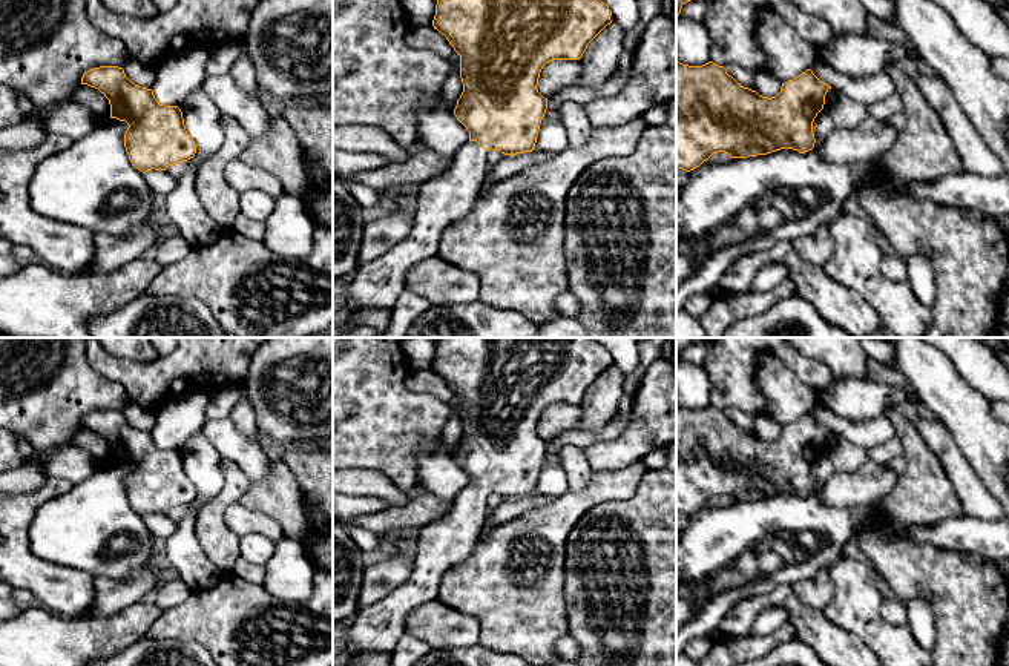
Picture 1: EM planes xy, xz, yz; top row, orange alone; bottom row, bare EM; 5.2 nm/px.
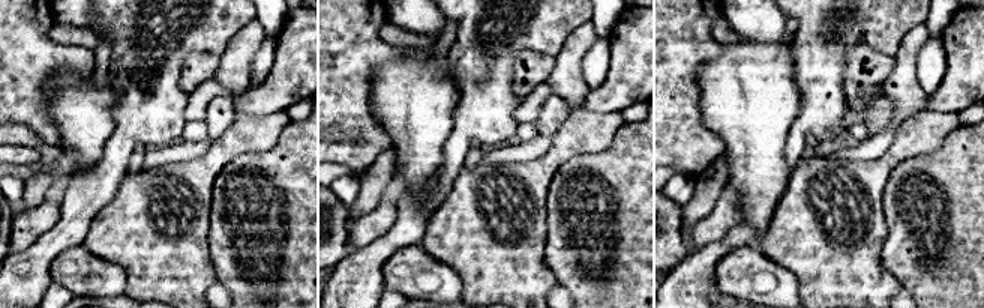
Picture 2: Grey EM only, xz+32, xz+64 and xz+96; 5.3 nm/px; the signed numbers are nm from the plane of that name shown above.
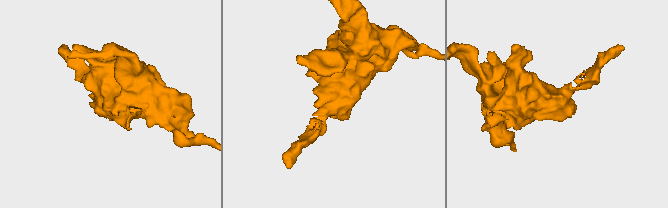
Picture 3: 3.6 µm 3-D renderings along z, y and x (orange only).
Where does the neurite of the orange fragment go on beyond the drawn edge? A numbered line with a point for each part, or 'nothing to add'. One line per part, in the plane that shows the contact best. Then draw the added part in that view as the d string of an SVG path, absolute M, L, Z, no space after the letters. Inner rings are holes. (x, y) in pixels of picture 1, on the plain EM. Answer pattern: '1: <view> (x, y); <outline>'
1: xz (377, 628); M469 485L455 497L452 508L440 522L422 528L409 579L383 600L356 612L354 625L342 649L348 657L345 666L354 666L354 660L362 654L393 654L405 632L408 615L420 605L437 600L445 572L472 552L483 526L489 523L489 511L488 494L477 485Z

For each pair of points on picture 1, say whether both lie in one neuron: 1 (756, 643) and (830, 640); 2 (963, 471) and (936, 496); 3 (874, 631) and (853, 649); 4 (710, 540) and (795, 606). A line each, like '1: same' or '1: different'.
1: different
2: different
3: different
4: different

